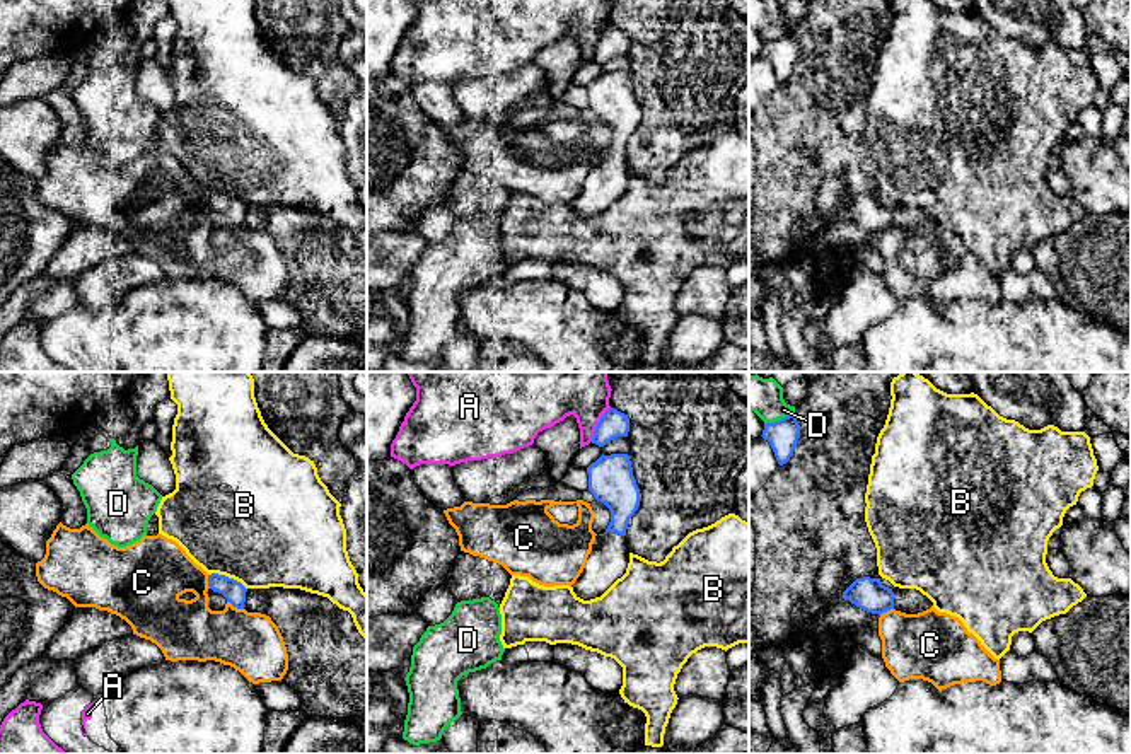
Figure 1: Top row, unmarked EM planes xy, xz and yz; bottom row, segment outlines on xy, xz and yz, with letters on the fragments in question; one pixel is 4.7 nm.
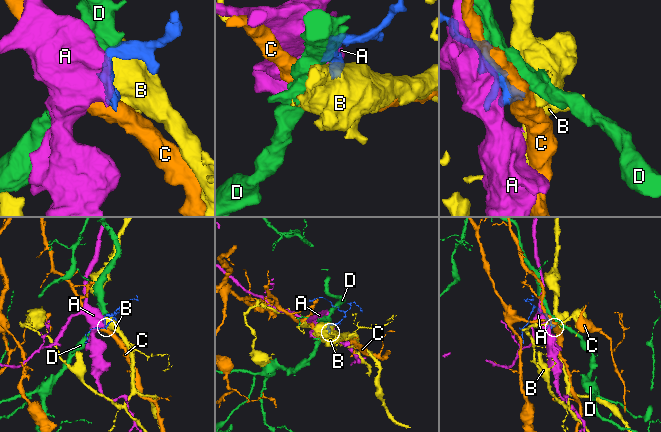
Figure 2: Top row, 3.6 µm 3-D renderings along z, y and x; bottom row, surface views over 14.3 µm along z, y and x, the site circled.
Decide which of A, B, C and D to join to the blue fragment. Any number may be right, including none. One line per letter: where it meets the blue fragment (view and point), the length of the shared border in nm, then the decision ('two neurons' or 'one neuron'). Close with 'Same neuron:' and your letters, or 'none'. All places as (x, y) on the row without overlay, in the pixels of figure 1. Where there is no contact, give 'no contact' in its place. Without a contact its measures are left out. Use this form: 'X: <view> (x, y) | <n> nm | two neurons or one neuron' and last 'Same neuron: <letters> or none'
A: xz (597, 41) | 190 nm | two neurons
B: xy (227, 195) | 200 nm | two neurons
C: xy (236, 224) | 90 nm | two neurons
D: yz (778, 38) | 160 nm | two neurons
Same neuron: none

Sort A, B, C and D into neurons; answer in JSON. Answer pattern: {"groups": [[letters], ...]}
{"groups": [["A"], ["B"], ["C"], ["D"]]}

